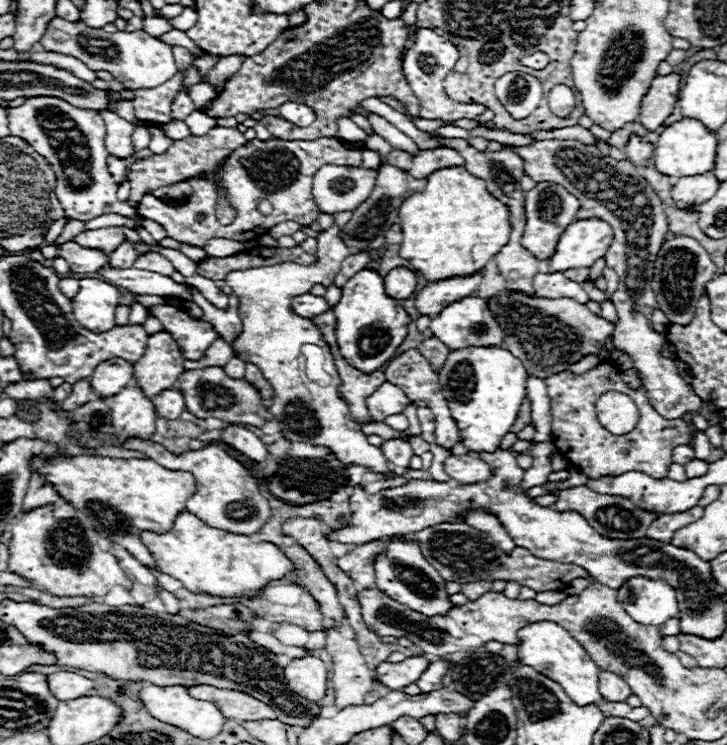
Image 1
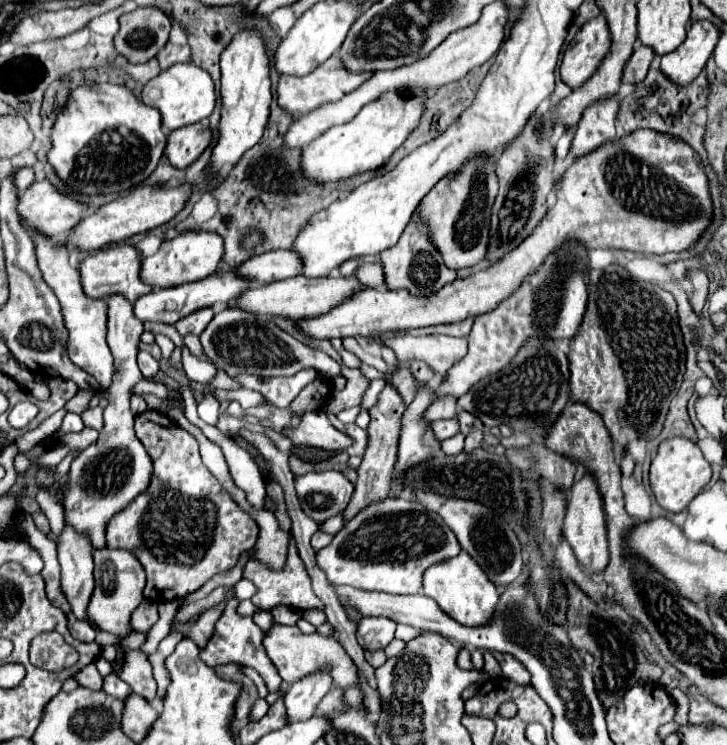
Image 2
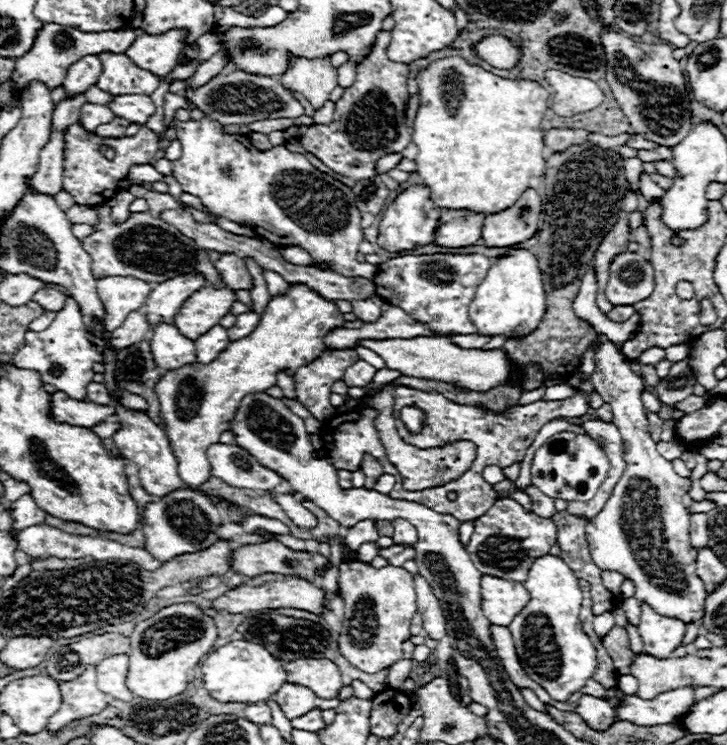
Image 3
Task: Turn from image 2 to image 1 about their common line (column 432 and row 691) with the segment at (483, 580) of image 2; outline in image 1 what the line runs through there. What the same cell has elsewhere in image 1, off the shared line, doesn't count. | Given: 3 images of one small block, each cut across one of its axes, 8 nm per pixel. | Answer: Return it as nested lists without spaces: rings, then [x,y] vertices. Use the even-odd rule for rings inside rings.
[[[534,622],[518,632],[522,644],[518,646],[518,658],[522,664],[532,666],[536,672],[560,682],[564,692],[578,704],[600,704],[602,696],[598,690],[598,672],[600,668],[592,662],[588,652],[560,626],[554,622]]]

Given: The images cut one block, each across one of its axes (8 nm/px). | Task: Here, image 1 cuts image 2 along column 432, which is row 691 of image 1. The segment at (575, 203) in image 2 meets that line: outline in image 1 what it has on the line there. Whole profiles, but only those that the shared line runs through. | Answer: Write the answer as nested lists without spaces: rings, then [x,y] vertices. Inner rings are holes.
[[[316,656],[294,658],[284,668],[284,678],[290,690],[308,698],[310,702],[318,702],[326,694],[326,666]]]

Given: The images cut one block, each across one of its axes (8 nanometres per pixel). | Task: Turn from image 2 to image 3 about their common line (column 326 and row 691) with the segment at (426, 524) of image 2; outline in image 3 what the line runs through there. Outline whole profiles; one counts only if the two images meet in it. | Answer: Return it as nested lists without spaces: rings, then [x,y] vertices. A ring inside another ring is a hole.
[[[546,554],[532,564],[524,586],[530,592],[530,602],[508,626],[518,660],[526,674],[536,684],[544,686],[554,700],[568,702],[574,692],[584,688],[586,680],[592,678],[598,668],[596,648],[584,634],[578,618],[582,604],[578,578],[560,558]]]

